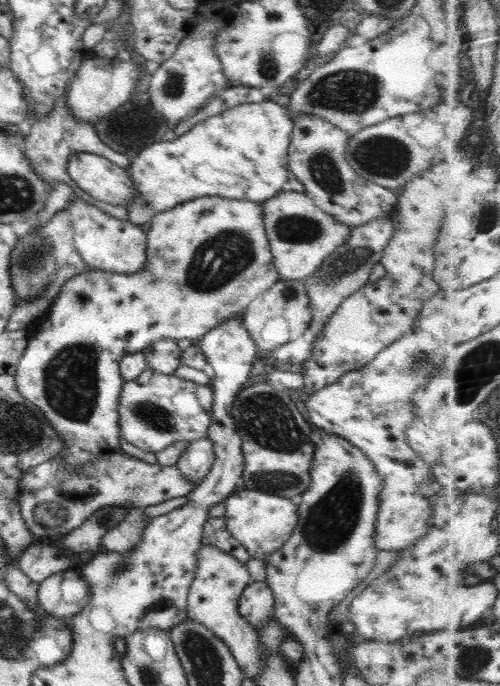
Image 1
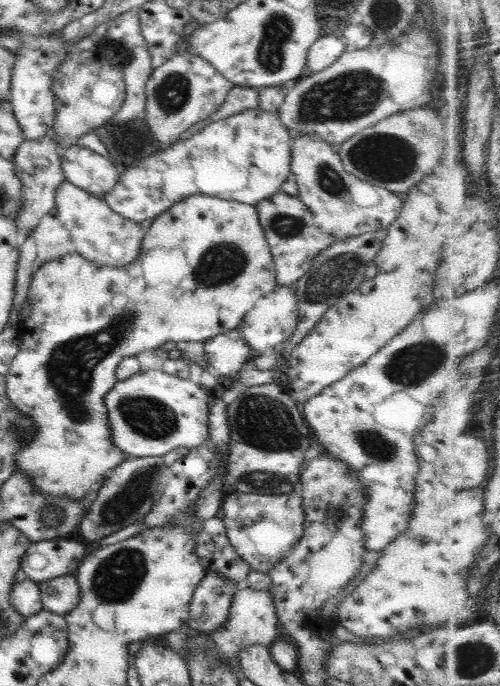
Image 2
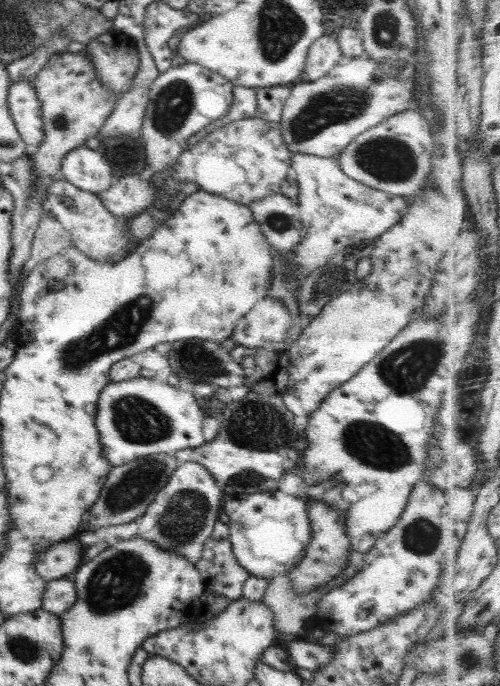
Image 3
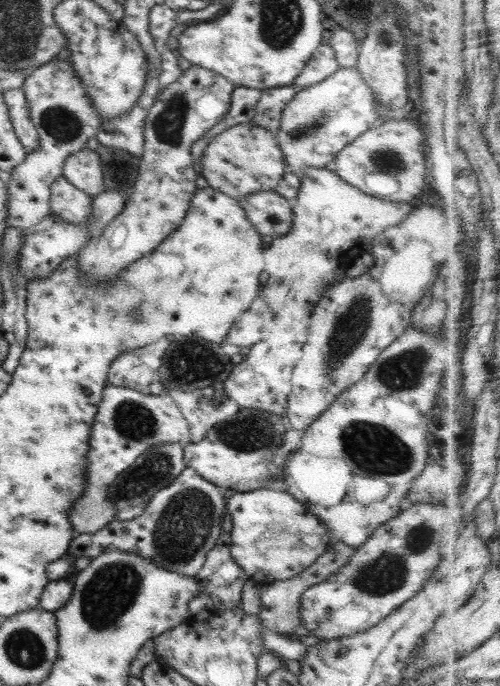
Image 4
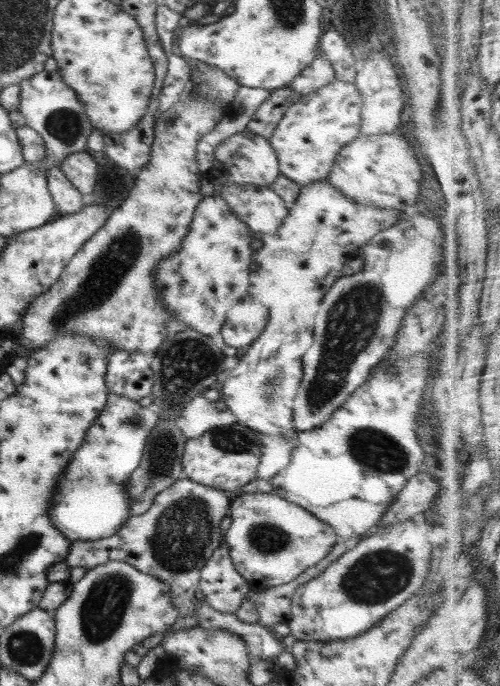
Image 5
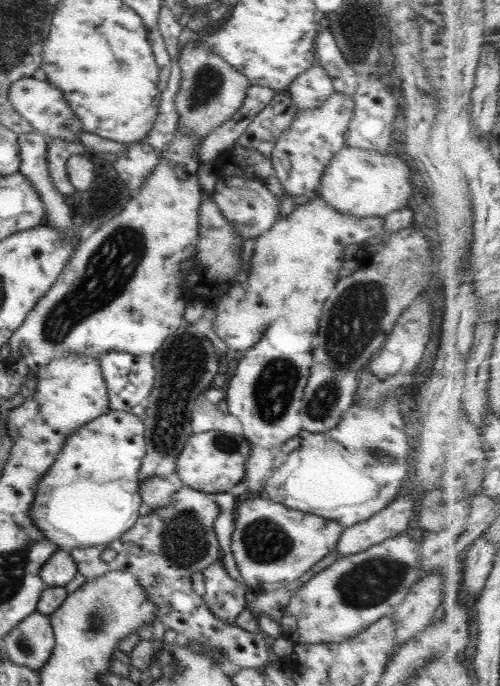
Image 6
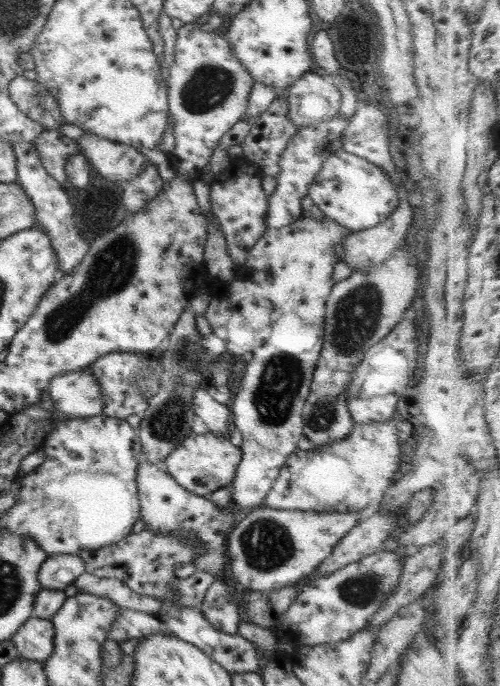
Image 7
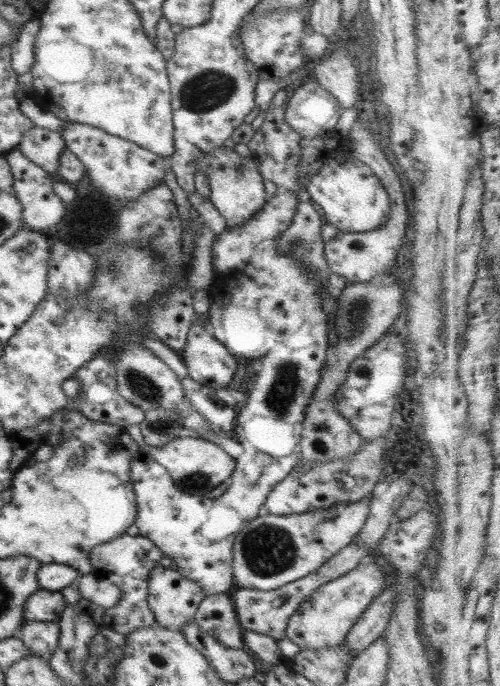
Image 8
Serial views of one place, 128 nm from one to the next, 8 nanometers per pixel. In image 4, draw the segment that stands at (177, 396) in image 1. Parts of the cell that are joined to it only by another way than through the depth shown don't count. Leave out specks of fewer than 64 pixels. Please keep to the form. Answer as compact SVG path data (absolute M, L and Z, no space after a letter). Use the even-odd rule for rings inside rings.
M106 385L92 425L87 452L86 488L69 510L69 521L76 534L86 534L102 530L115 520L116 509L108 498L112 481L129 466L149 446L158 443L188 443L191 439L189 422L180 413L180 406L172 396L163 391L147 393L132 390L126 386Z

